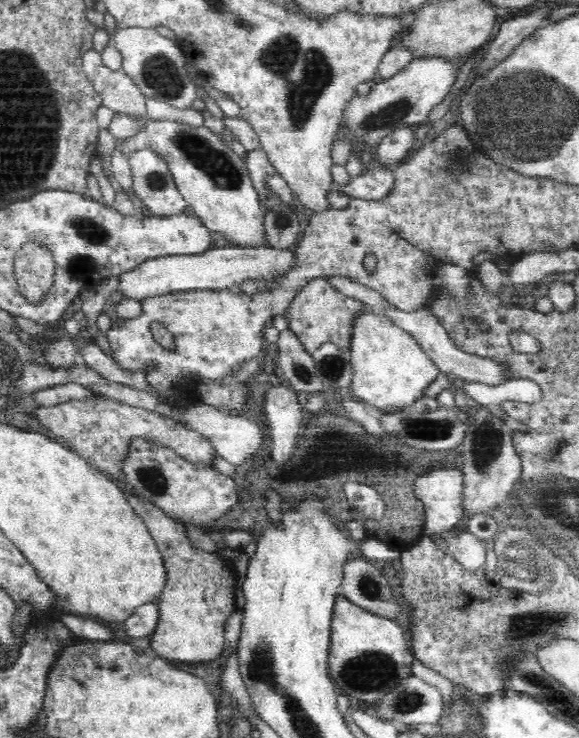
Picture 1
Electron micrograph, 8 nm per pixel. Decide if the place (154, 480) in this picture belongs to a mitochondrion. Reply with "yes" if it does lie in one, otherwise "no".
yes

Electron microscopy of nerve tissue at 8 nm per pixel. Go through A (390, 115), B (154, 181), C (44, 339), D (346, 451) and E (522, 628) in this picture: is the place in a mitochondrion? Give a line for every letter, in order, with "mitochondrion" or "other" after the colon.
A: mitochondrion
B: mitochondrion
C: other
D: mitochondrion
E: mitochondrion

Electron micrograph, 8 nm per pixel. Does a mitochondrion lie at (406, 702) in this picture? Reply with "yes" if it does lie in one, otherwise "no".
yes

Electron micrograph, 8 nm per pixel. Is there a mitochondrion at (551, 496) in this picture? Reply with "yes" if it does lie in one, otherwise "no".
yes

